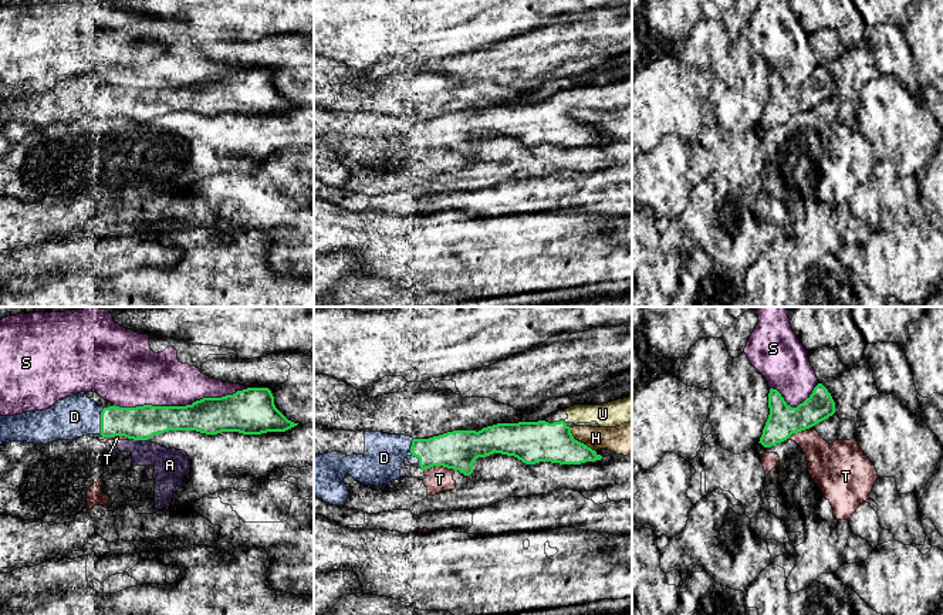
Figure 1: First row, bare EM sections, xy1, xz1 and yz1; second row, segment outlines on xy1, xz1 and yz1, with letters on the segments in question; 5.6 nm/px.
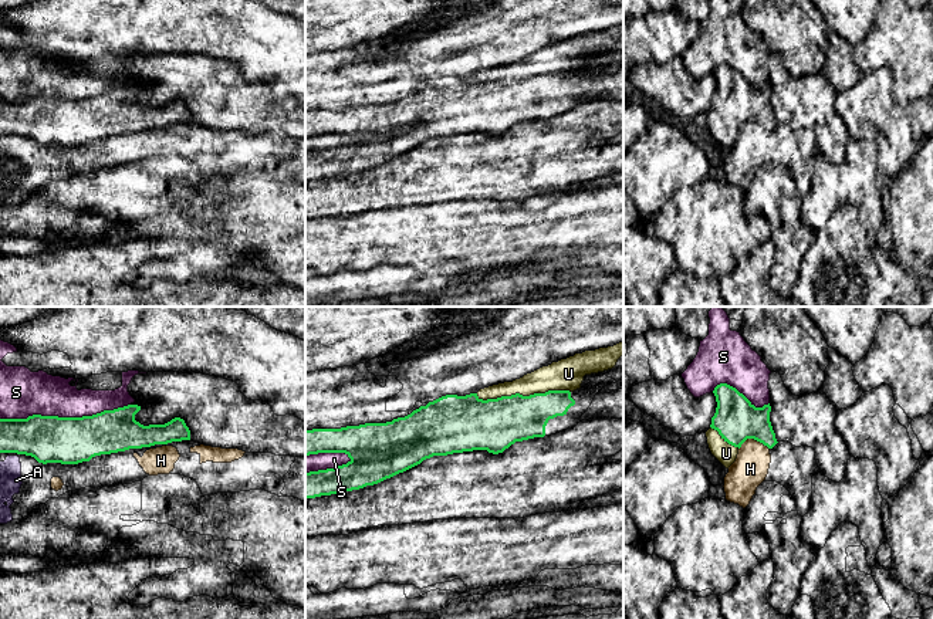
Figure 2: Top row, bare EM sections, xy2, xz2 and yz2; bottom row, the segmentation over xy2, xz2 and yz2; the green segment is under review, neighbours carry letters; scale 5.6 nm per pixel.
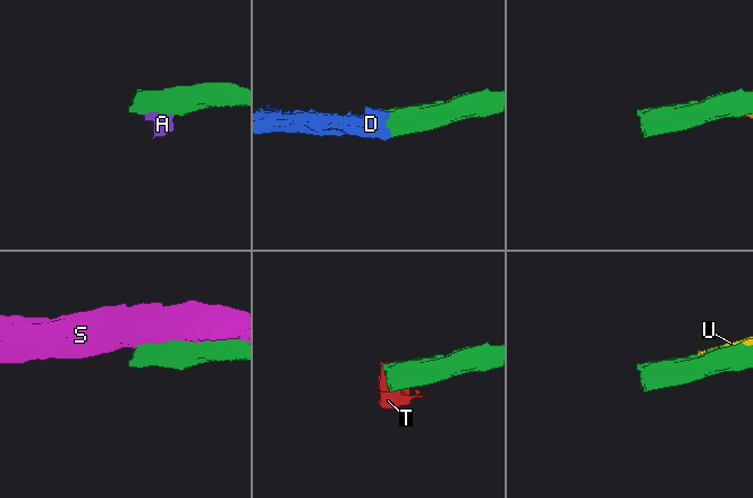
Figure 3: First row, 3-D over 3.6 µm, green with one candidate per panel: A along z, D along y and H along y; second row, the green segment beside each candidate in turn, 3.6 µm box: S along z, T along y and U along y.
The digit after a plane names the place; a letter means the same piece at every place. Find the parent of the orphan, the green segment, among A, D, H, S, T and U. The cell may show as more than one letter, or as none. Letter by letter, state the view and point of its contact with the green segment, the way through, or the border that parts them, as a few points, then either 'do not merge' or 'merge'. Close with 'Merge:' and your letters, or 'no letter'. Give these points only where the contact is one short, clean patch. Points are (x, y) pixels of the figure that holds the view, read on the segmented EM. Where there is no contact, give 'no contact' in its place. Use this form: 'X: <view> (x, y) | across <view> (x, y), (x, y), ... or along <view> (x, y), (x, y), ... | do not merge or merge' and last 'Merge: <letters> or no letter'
A: xy1 (138, 439) | along xy1 (129, 438), (146, 441) | do not merge
D: xz1 (411, 452) | merge
H: xz1 (580, 442) | do not merge
S: xy1 (181, 406) | do not merge
T: xz1 (439, 465) | do not merge
U: xz2 (521, 395) | merge
Merge: D, U

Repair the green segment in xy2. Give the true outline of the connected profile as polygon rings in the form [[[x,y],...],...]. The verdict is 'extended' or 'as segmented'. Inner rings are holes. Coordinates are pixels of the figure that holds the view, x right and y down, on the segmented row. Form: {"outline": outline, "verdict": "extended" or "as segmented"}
{"outline": [[[128,405],[82,417],[0,419],[0,453],[31,456],[43,464],[78,464],[101,454],[190,440],[183,419],[143,426],[135,420],[139,410]]], "verdict": "as segmented"}

